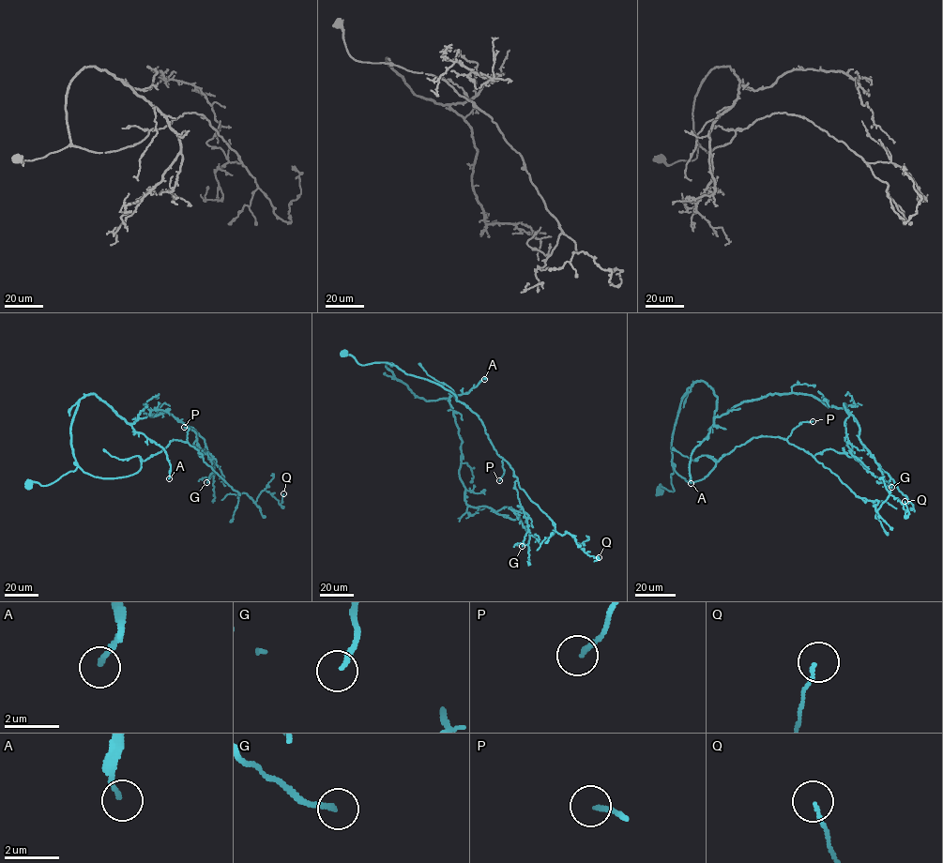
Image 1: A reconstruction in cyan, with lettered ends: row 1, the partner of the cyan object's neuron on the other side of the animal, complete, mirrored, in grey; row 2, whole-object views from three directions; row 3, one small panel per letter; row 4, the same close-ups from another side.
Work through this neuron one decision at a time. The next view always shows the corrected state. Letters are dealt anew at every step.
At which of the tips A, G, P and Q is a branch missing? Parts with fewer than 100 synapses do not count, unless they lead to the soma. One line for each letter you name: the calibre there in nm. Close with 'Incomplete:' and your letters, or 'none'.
A: calibre 150 nm
Incomplete: A

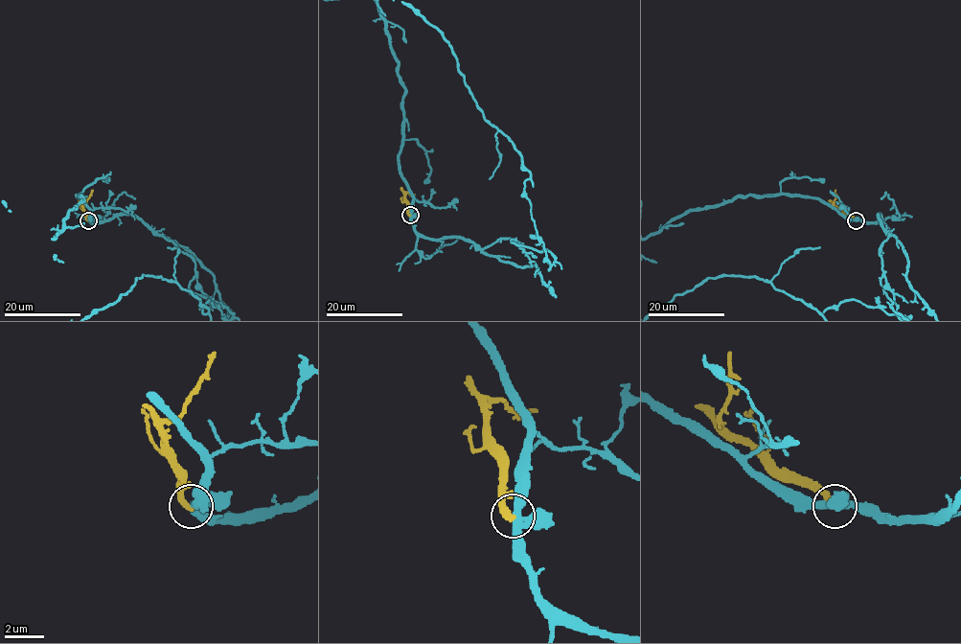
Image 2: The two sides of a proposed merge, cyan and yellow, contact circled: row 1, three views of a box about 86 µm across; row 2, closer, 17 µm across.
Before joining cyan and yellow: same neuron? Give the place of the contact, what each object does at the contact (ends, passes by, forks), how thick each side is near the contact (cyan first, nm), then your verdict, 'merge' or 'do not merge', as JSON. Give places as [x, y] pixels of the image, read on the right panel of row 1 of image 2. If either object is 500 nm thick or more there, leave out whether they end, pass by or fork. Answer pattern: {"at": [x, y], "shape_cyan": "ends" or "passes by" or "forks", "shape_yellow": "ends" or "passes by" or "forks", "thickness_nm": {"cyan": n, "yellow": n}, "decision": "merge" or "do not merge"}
{"at": [856, 220], "shape_cyan": "forks", "shape_yellow": "ends", "thickness_nm": {"cyan": 340, "yellow": 360}, "decision": "do not merge"}

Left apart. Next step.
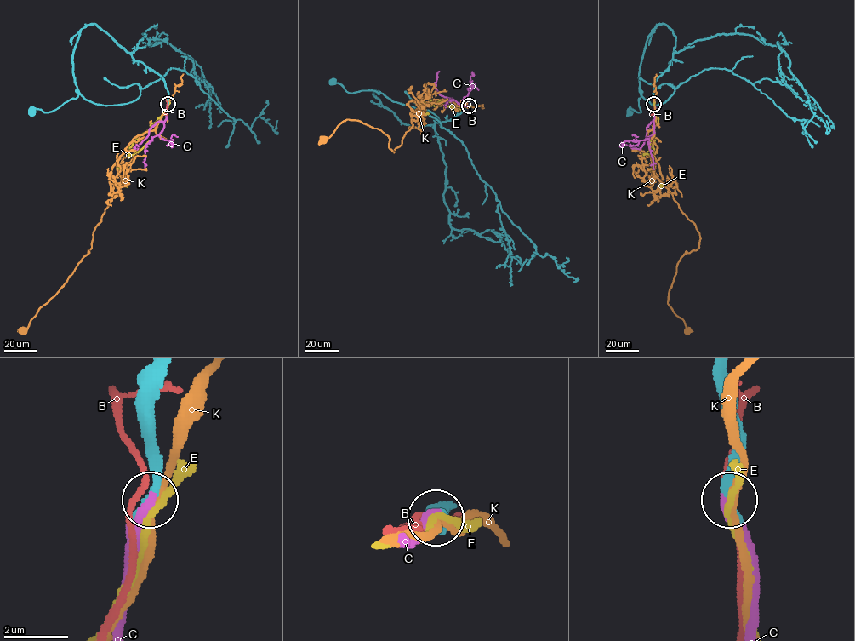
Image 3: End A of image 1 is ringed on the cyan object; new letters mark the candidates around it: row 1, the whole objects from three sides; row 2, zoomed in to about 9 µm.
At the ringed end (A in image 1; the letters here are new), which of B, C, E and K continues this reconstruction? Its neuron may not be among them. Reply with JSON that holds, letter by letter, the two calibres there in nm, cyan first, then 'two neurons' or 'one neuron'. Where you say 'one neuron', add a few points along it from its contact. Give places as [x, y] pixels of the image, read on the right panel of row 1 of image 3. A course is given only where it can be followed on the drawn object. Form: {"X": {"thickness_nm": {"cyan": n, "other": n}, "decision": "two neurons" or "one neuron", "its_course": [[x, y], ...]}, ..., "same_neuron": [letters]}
{"B": {"thickness_nm": {"cyan": 200, "other": 170}, "decision": "two neurons"}, "C": {"thickness_nm": {"cyan": 280, "other": 280}, "decision": "one neuron", "its_course": [[653, 104], [654, 118], [646, 127], [642, 145], [639, 149], [626, 145], [619, 146]]}, "E": {"thickness_nm": {"cyan": 320, "other": 190}, "decision": "two neurons"}, "K": {"thickness_nm": {"cyan": 240, "other": 200}, "decision": "two neurons"}, "same_neuron": ["C"]}

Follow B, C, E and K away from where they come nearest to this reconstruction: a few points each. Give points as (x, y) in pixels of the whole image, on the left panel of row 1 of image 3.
B: (167, 105), (167, 115)
C: (168, 104), (166, 118), (151, 127), (148, 135), (136, 149), (134, 148), (136, 145), (138, 146)
E: (168, 104), (166, 111), (130, 147), (132, 155), (122, 168), (124, 170), (125, 186)
K: (168, 104), (156, 127), (133, 138), (112, 168), (111, 200), (93, 234), (88, 253), (24, 331)

